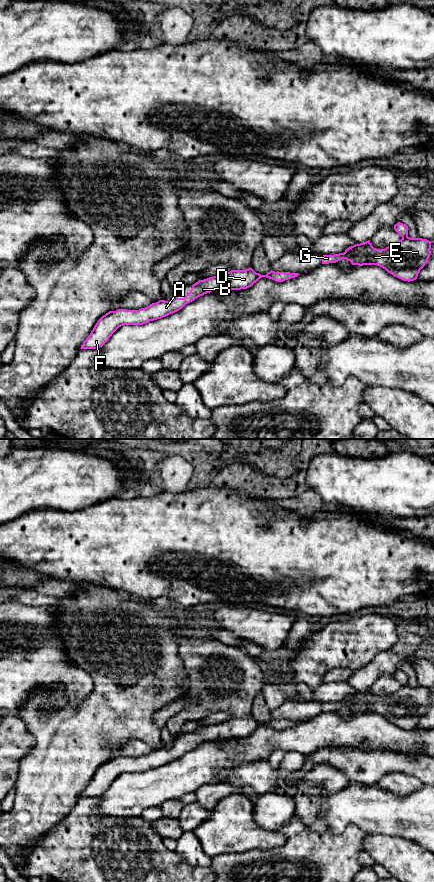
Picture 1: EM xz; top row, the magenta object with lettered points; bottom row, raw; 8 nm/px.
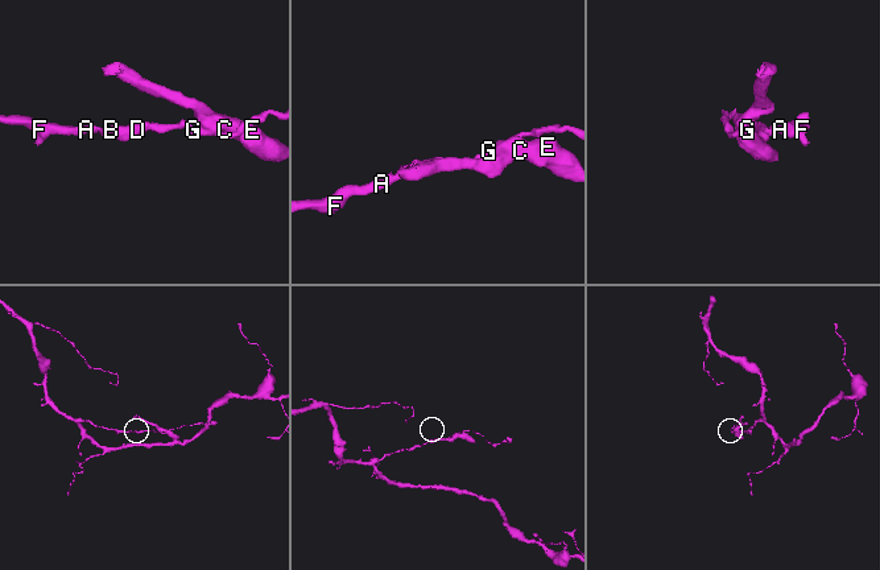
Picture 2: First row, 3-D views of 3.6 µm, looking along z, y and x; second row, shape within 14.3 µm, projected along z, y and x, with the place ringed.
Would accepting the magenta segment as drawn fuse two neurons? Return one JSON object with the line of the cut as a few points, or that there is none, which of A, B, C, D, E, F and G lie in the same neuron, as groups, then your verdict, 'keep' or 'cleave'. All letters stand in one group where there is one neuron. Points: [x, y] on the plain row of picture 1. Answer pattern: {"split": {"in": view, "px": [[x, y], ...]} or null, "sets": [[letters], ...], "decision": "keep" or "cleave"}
{"split": {"in": "xz", "px": [[369, 690], [365, 694], [364, 712]]}, "sets": [["A", "B", "D", "F", "G"], ["C", "E"]], "decision": "cleave"}

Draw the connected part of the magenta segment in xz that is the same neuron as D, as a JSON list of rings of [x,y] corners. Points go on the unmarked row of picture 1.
[[[250,715],[246,718],[231,718],[227,721],[199,728],[192,733],[190,740],[184,746],[178,746],[174,743],[171,749],[159,748],[139,758],[118,757],[109,759],[98,768],[80,797],[99,797],[119,775],[123,773],[143,773],[161,767],[179,759],[186,752],[212,739],[247,737],[262,725],[276,730],[283,730],[298,723],[300,722],[272,718],[266,723],[261,723]]]

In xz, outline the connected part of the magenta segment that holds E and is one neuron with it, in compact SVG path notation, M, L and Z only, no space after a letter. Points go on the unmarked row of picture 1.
M410 685L402 686L394 693L388 694L385 697L376 697L371 691L368 691L365 694L365 713L377 713L403 729L414 729L430 705L431 691L432 690L427 687Z

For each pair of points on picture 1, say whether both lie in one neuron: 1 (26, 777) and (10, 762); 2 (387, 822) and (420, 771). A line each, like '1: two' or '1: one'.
1: two
2: two

